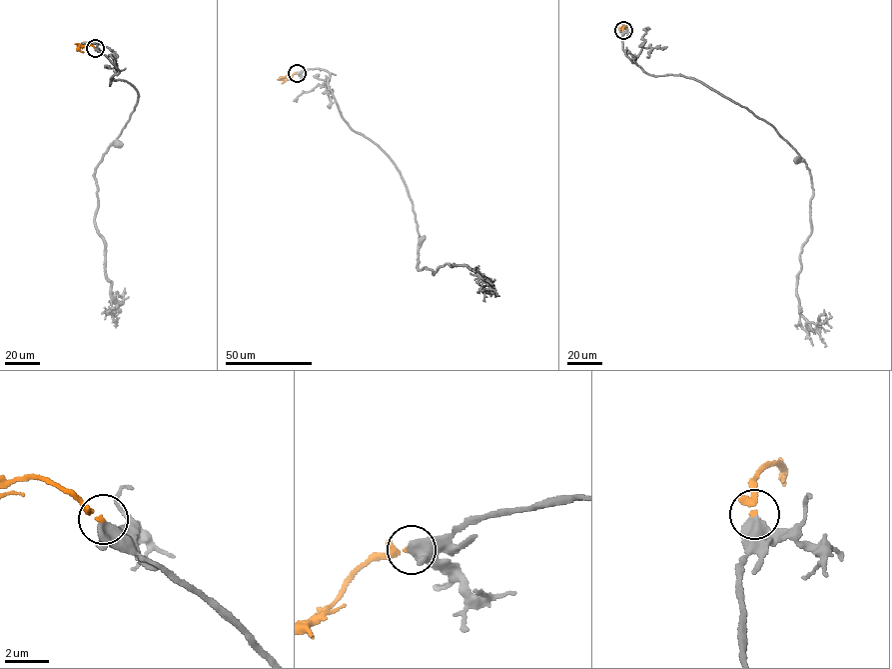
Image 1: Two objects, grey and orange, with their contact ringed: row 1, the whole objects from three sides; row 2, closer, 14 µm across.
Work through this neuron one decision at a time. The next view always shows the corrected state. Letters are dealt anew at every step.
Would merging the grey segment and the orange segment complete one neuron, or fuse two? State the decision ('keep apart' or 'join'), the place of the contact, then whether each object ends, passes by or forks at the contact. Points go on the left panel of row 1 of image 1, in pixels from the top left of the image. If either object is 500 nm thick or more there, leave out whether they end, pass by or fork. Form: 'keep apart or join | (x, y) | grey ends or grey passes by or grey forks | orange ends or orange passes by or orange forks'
join | (95, 48)

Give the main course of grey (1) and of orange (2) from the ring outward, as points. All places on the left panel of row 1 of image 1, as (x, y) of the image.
1: (95, 48), (119, 71), (109, 85), (113, 79), (124, 80), (138, 93), (117, 144)
2: (95, 48), (89, 44), (78, 46), (83, 52)

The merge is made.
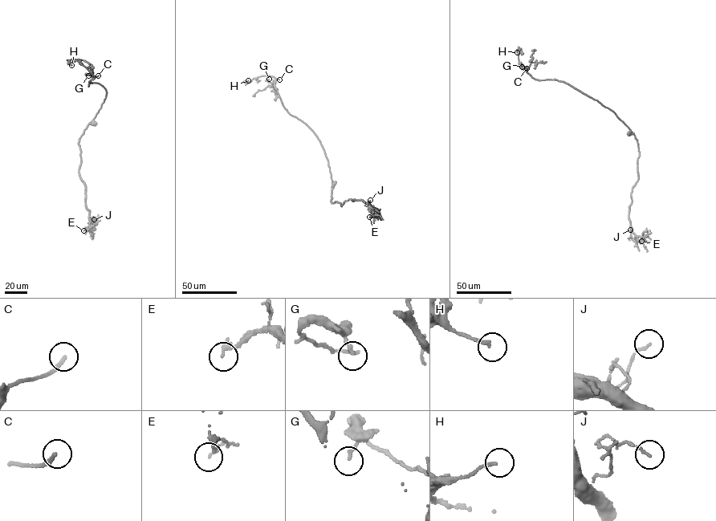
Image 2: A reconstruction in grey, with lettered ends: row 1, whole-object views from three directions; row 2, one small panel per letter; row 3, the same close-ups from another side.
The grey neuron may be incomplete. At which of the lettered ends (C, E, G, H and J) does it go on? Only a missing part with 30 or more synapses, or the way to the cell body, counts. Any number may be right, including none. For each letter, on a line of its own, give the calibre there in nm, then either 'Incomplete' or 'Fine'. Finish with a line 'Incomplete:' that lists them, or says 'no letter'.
C: Thickness 190 nm. Fine
E: Thickness 200 nm. Fine
G: Thickness 150 nm. Fine
H: Thickness 160 nm. Fine
J: Thickness 110 nm. Fine
Incomplete: no letter

